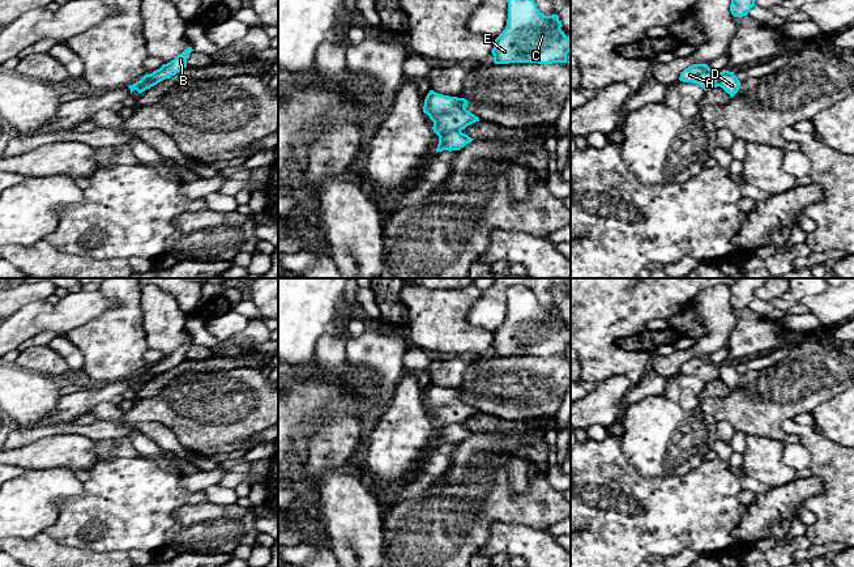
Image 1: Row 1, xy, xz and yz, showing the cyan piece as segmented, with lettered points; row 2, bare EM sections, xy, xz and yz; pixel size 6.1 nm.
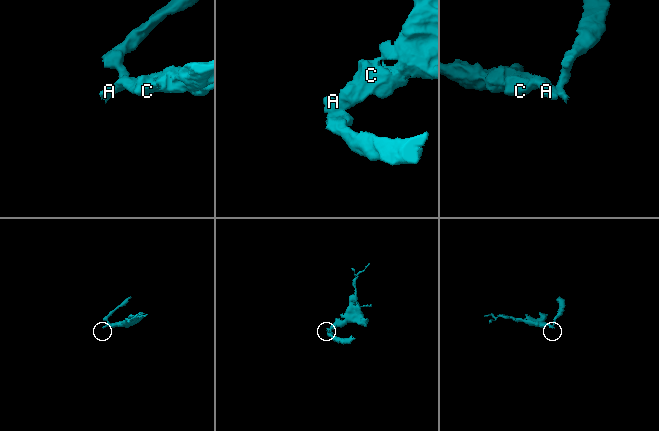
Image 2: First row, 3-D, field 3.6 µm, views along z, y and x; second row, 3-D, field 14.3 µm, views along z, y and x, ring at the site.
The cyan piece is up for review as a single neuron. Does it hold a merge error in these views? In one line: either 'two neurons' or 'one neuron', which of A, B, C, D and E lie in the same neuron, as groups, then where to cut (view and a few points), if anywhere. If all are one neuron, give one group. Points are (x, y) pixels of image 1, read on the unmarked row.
two neurons | A C E / B D | xz (460, 422), (439, 429)

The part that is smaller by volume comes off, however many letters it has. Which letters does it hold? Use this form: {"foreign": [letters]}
{"foreign": ["B", "D"]}

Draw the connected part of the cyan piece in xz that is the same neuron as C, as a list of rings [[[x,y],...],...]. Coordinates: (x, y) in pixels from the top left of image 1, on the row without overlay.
[[[512,287],[508,291],[508,312],[503,325],[494,333],[494,355],[567,355],[571,344],[571,331],[560,321],[563,317],[558,307],[545,308],[537,300],[533,290],[528,287]]]

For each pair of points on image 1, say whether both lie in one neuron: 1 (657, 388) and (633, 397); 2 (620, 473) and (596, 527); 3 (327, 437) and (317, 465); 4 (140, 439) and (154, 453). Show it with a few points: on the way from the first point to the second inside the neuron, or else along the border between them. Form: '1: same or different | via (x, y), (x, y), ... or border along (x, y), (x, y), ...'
1: same | via (652, 388), (644, 388), (639, 392)
2: same | via (607, 486), (597, 514)
3: same | via (327, 443), (327, 450), (319, 459)
4: same | via (144, 443), (150, 450)

